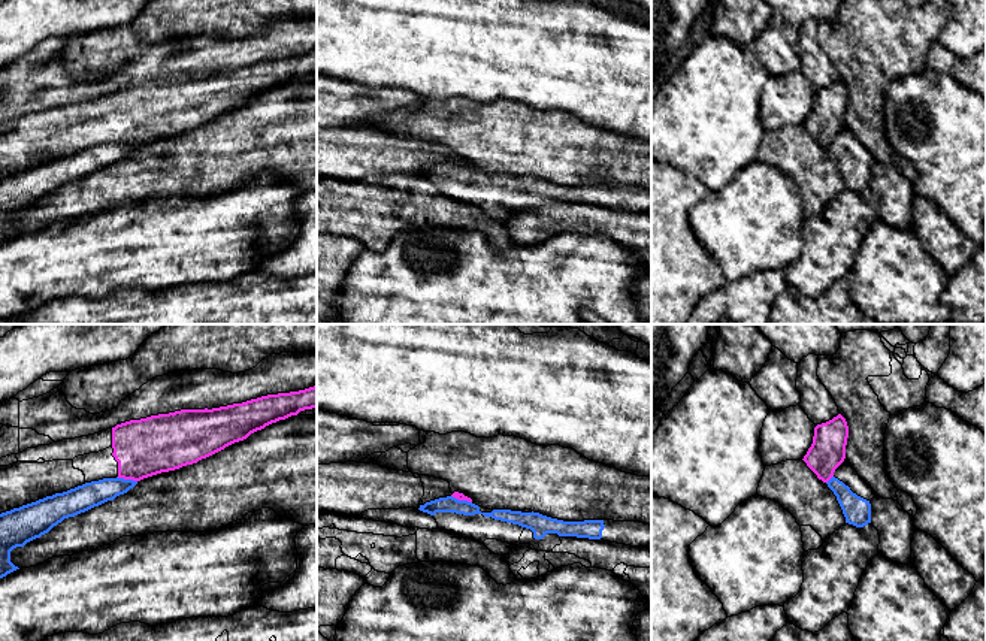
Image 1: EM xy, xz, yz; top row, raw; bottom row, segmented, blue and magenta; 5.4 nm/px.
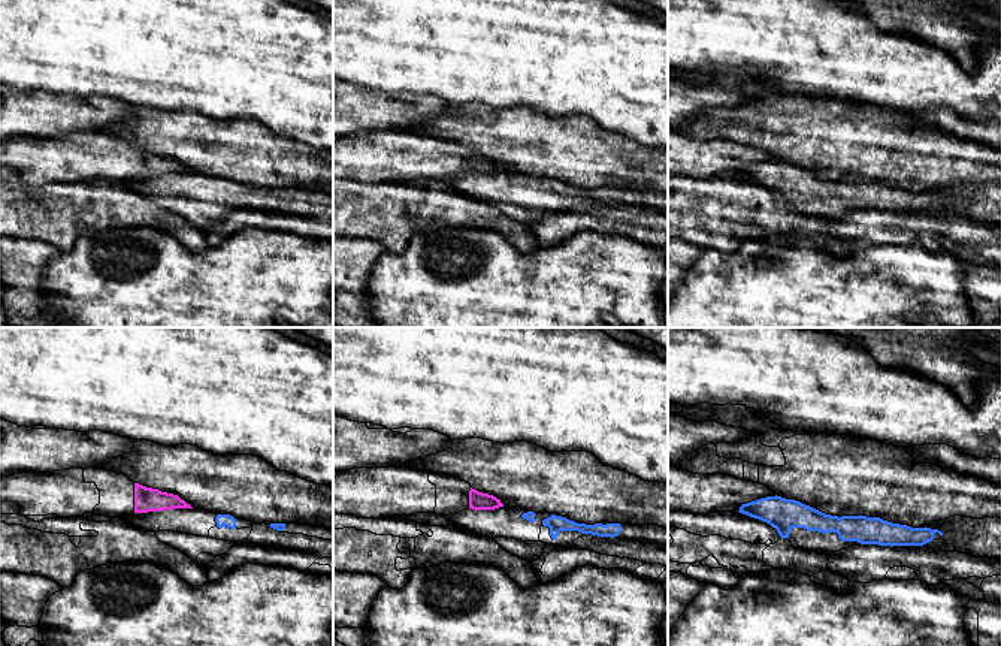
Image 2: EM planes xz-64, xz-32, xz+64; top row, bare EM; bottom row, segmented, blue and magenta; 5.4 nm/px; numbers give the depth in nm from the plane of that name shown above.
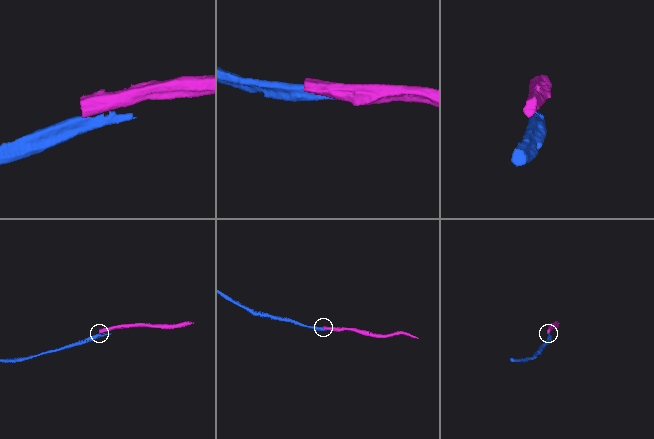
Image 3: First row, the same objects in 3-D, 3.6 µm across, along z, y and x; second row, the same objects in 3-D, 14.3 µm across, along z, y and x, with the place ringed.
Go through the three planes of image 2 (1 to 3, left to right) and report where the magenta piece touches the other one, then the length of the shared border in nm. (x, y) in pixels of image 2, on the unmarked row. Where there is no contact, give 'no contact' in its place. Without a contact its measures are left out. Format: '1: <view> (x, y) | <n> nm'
1: no contact
2: no contact
3: no contact

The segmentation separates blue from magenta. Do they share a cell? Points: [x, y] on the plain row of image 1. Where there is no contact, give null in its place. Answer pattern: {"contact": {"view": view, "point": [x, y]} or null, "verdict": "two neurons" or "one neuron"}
{"contact": {"view": "xy", "point": [127, 145]}, "verdict": "two neurons"}

